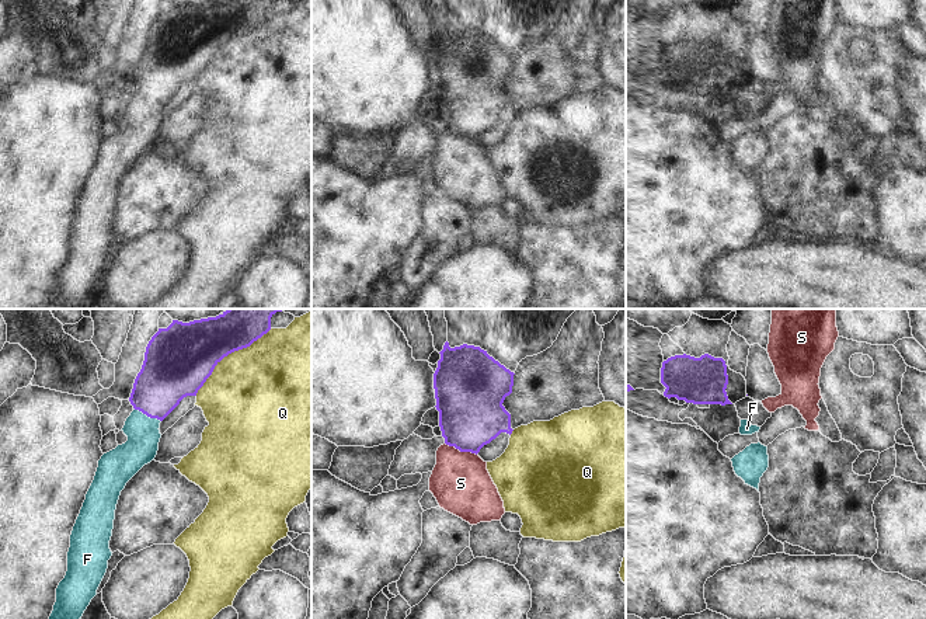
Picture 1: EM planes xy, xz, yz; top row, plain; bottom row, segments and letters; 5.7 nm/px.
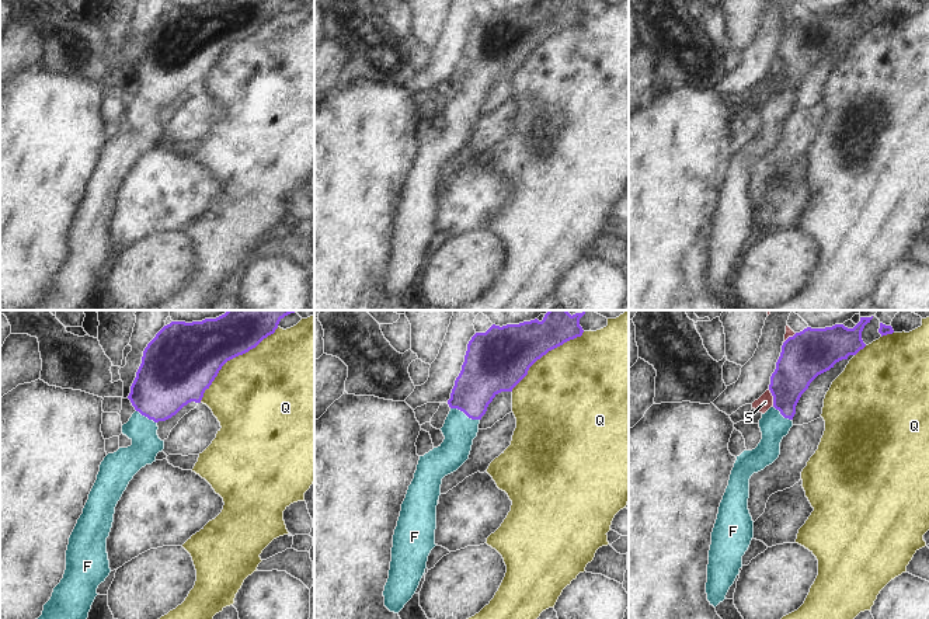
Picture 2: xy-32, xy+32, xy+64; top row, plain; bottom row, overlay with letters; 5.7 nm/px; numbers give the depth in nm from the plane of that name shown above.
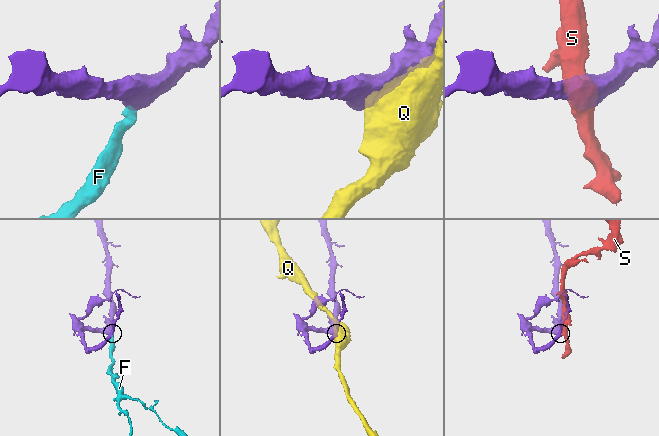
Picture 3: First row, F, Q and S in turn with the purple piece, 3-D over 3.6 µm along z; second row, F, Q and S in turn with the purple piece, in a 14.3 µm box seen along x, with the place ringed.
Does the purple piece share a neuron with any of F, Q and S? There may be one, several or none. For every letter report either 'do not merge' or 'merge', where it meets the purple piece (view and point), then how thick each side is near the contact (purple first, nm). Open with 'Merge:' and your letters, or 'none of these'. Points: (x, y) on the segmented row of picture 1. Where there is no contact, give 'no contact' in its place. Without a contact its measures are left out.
Merge: F
F: merge; contact xy (148, 416); calibres 300 and 190 nm
Q: do not merge; contact xy (229, 353); calibres 360 and 480 nm
S: do not merge; contact xz (460, 451); calibres 360 and 340 nm

